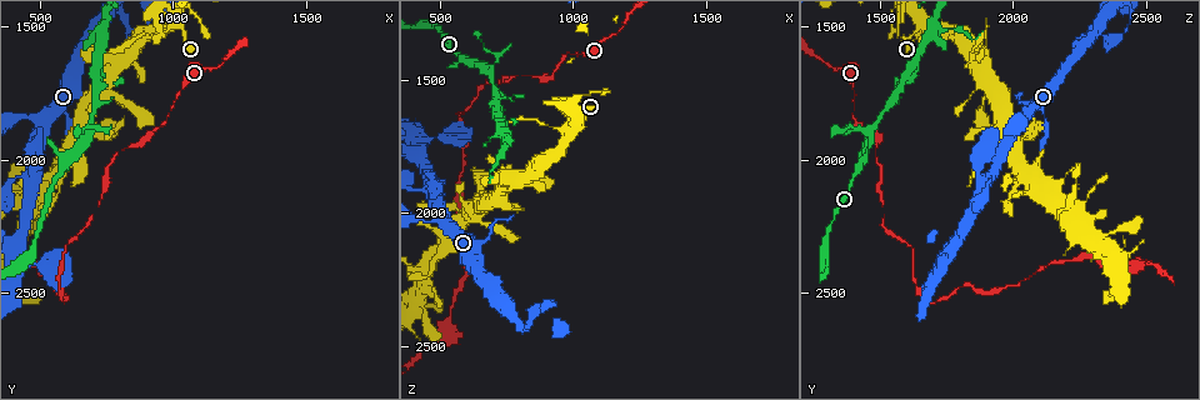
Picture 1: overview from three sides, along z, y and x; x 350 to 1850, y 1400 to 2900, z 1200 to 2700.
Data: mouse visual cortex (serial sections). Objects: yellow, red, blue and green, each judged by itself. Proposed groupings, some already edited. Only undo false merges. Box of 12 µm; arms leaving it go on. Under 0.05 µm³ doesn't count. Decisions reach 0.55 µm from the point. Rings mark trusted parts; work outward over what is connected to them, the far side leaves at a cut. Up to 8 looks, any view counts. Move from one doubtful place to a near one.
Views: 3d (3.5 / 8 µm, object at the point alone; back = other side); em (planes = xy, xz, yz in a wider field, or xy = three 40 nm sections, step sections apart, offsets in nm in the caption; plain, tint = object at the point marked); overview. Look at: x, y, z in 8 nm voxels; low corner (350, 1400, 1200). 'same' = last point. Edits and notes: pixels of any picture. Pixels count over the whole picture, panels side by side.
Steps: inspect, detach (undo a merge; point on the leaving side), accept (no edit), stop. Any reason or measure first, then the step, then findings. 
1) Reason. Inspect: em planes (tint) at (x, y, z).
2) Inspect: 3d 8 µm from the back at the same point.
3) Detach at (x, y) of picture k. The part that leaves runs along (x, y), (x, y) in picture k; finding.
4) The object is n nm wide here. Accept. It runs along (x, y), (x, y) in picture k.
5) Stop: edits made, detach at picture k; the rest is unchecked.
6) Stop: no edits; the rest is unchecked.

Sharp bend. Inspect: 3d 8 µm at (680, 1900, 1470).

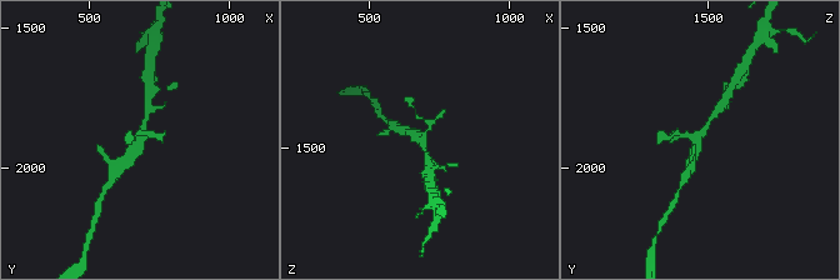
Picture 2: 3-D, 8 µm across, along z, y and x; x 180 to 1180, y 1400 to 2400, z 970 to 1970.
Now the EM. Inspect: em xy step 1 (tint) at (690, 1900, 1470).

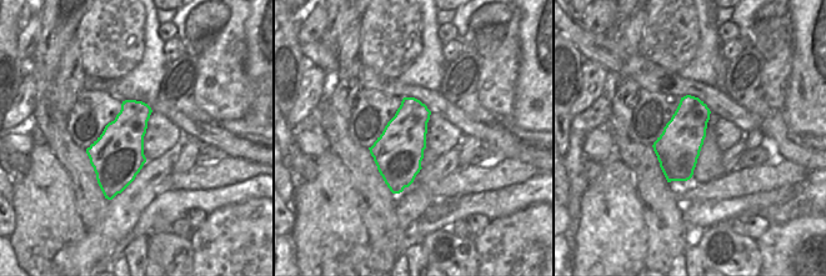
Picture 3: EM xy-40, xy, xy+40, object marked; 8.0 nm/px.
The object is 400 nm wide here. Accept. It runs along (690, 166), (701, 133), (720, 108) in picture 2; continuous, no second cell.

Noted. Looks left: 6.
Arms part here. Inspect: 3d 8 µm at (740, 1520, 1700).

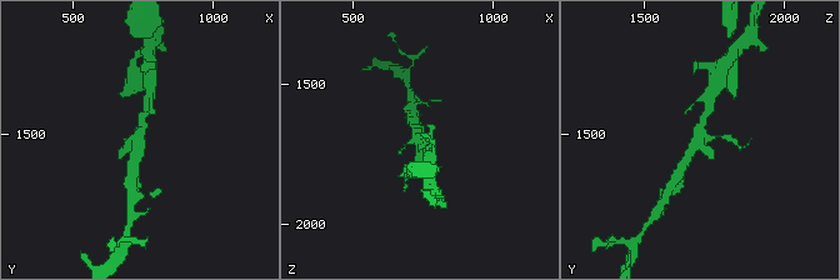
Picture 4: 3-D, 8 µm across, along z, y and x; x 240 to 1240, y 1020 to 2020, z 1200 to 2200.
Closer look. Inspect: 3d 3.5 µm from the back at (730, 1530, 1700).

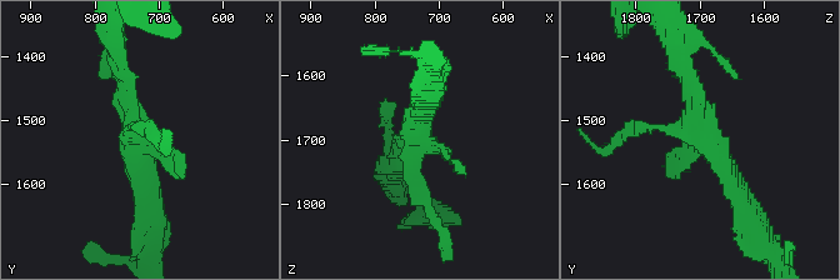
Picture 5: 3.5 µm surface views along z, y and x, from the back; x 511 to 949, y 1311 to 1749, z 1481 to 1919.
Need the tissue. Inspect: em xy step 2 (tint) at (730, 1520, 1705).

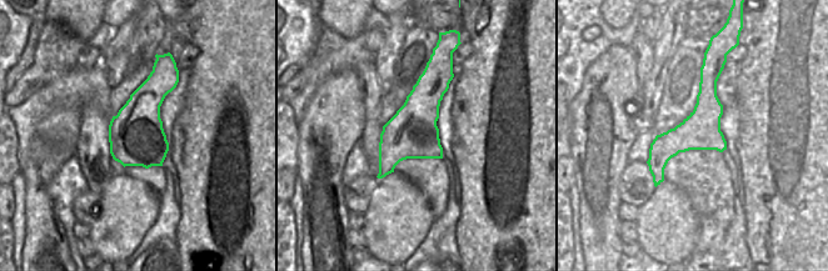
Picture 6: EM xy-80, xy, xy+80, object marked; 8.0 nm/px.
Accept. It runs along (743, 200), (698, 131), (621, 135) in picture 5; all the same cell.

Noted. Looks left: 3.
Narrows sharply. Inspect: 3d 3.5 µm from the back at (480, 2060, 1910).

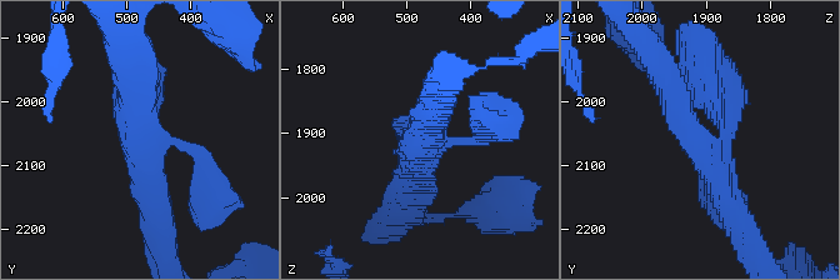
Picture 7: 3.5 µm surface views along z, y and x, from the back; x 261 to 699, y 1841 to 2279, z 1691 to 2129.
Need the tissue. Inspect: em planes (tint) at (480, 2070, 1910).

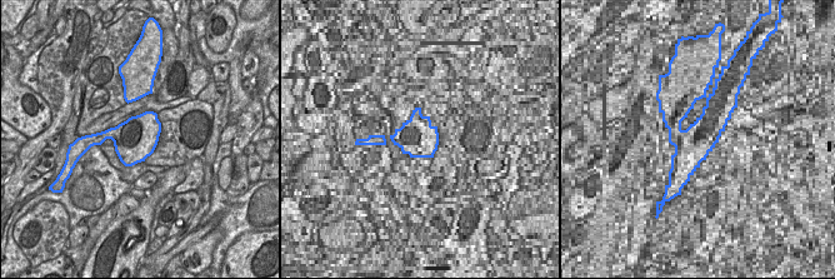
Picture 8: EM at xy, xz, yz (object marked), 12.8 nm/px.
Accept. It runs along (663, 73), (681, 123), (736, 214) in picture 7; one cell here.

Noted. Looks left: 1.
Stop: no edits; the rest is unchecked.

